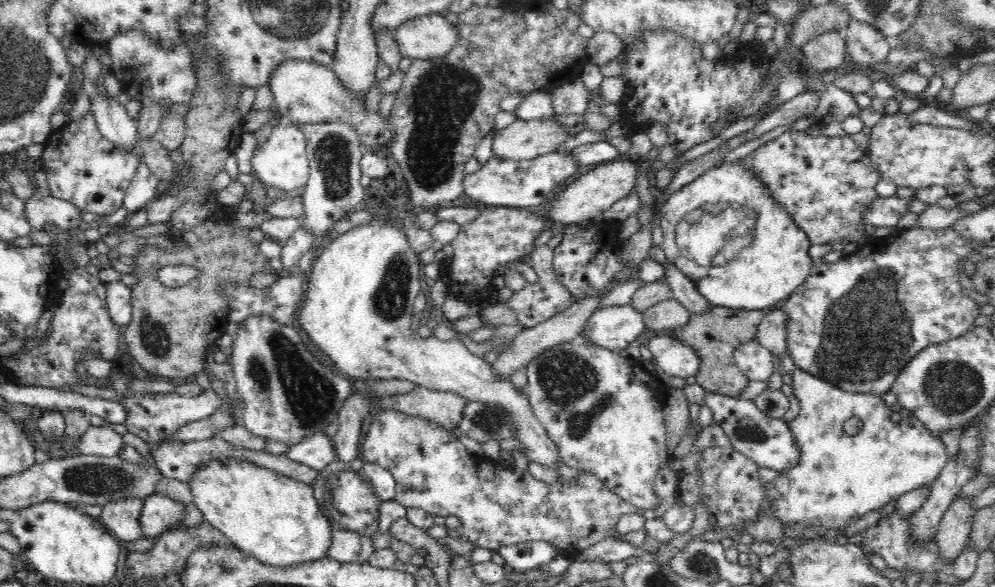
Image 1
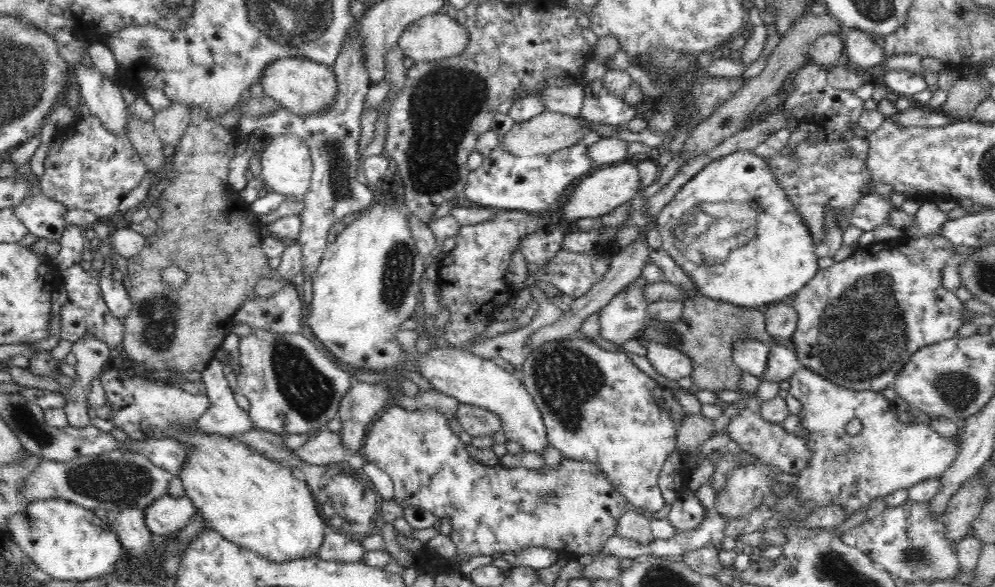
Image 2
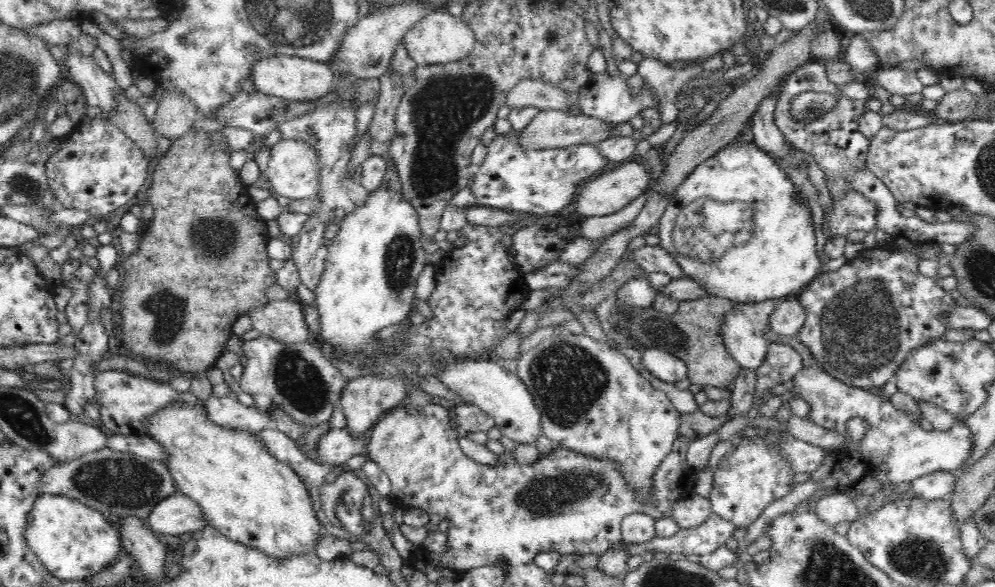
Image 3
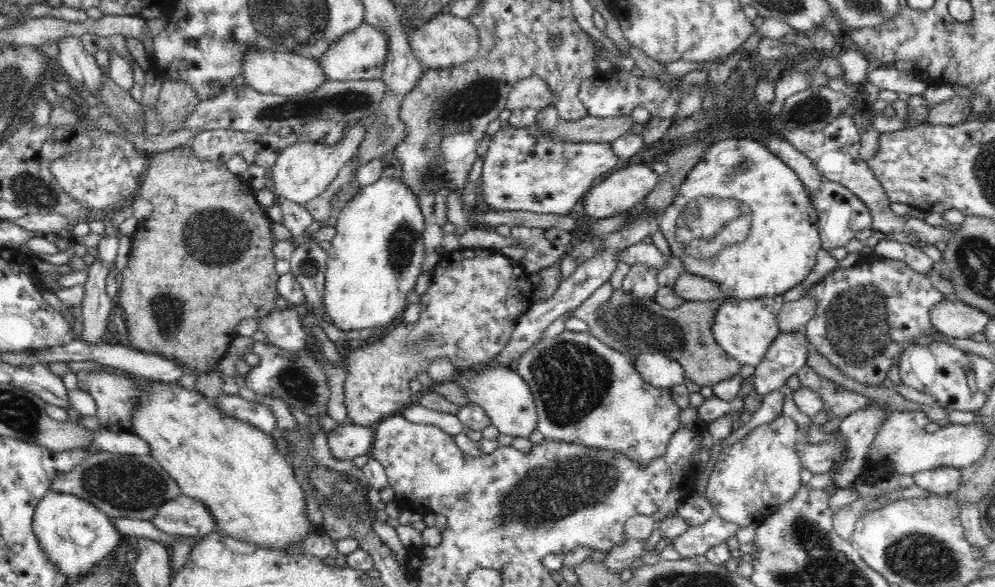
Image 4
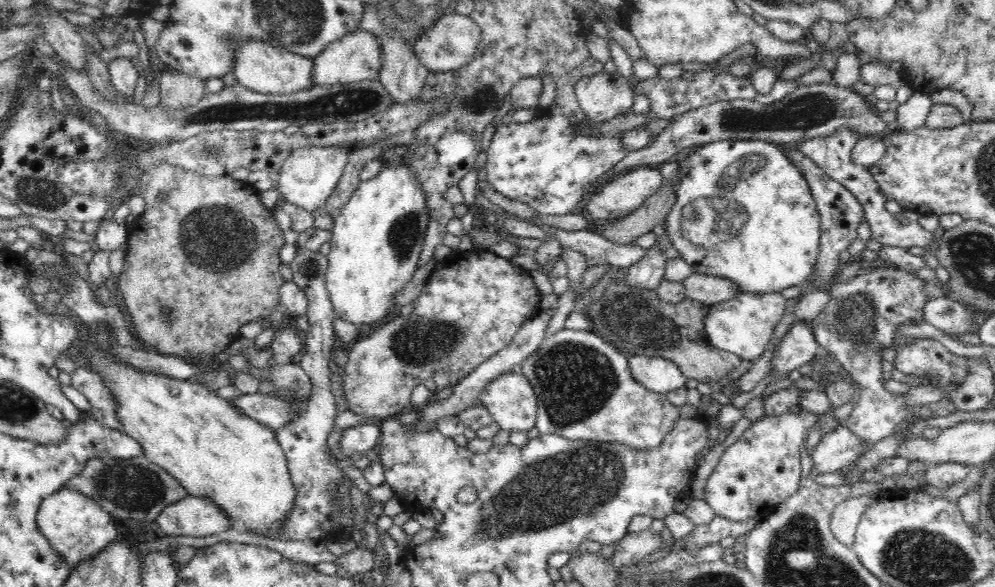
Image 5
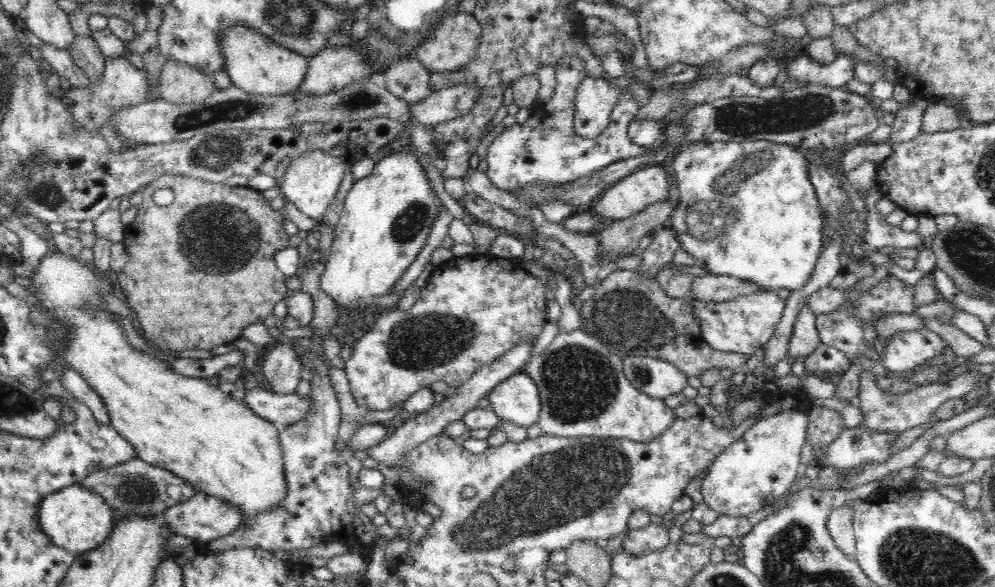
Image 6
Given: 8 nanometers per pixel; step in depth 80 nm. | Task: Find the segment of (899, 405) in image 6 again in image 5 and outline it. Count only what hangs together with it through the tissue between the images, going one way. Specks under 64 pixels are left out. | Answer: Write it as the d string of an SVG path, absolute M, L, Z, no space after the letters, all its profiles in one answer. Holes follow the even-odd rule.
M886 267L885 269L876 268L875 271L867 275L858 275L850 279L847 283L831 285L832 281L825 287L830 293L830 302L828 306L820 312L816 318L812 319L812 331L814 331L817 343L820 347L834 354L838 363L849 373L851 378L860 384L858 394L859 402L853 407L848 416L848 422L845 425L852 430L855 436L858 436L865 444L876 444L883 438L894 435L897 429L911 419L913 422L920 420L916 416L916 408L940 402L946 399L946 393L942 387L936 385L918 385L910 387L910 395L907 399L899 399L896 393L889 392L883 385L881 349L884 347L893 347L896 330L903 324L910 324L921 321L923 318L924 305L930 300L925 289L926 280L919 279L912 272L903 268Z

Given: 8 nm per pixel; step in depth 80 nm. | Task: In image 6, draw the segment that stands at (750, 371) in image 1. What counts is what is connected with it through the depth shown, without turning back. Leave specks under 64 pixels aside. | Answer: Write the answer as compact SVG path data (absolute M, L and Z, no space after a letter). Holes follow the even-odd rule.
M758 291L724 302L708 301L705 307L692 309L699 320L701 337L708 346L722 352L750 355L767 344L782 314L786 301L775 291Z

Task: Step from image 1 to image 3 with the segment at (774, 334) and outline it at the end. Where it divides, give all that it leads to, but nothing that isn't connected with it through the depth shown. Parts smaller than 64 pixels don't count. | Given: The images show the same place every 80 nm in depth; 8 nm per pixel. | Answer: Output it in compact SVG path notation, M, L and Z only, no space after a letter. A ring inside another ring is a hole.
M795 296L789 297L773 309L772 316L768 318L768 326L776 334L794 336L798 335L800 328L804 326L805 317L804 305Z

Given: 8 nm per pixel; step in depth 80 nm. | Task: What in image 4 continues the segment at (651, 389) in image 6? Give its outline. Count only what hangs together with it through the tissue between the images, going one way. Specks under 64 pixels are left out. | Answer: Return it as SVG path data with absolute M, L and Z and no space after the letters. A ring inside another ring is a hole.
M642 352L636 355L634 368L640 376L656 388L671 388L682 384L685 370L677 361L666 354L656 352Z

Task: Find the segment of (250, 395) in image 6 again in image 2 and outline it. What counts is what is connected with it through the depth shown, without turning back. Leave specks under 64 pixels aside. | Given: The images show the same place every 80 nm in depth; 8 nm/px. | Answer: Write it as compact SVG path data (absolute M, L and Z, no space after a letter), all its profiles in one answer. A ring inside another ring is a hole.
M213 357L201 374L210 406L196 422L195 430L203 434L234 437L255 429L250 413L240 408L234 399L234 392L222 373L222 362Z

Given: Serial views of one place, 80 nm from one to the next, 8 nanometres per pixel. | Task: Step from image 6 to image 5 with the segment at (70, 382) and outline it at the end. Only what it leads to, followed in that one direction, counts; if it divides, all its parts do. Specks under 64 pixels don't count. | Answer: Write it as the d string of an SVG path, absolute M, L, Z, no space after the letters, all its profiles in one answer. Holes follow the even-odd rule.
M77 367L71 373L71 386L86 396L91 406L91 414L99 424L114 430L122 428L117 417L117 400L99 374Z

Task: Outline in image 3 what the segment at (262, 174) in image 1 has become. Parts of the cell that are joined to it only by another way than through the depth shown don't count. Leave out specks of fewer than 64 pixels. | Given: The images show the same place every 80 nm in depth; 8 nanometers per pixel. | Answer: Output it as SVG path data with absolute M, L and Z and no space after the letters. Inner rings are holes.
M282 138L270 150L267 177L272 194L284 202L312 199L320 188L320 161L318 161L316 147L302 140Z

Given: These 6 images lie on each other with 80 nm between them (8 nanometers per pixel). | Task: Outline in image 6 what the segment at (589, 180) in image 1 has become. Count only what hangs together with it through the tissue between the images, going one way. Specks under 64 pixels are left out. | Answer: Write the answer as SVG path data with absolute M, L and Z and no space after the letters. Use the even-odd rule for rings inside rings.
M648 165L636 169L632 174L625 176L622 180L613 184L600 197L598 197L587 210L594 212L600 217L612 218L614 221L620 221L632 216L638 212L646 210L650 204L666 200L670 190L670 178L668 178L668 168L660 165Z

